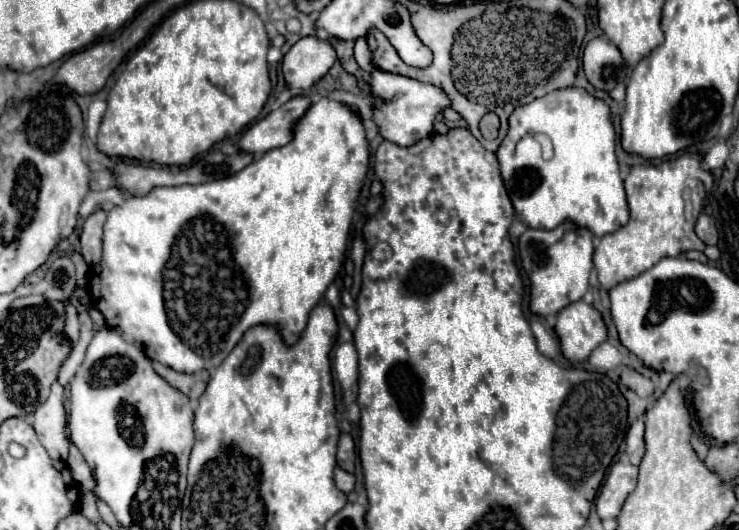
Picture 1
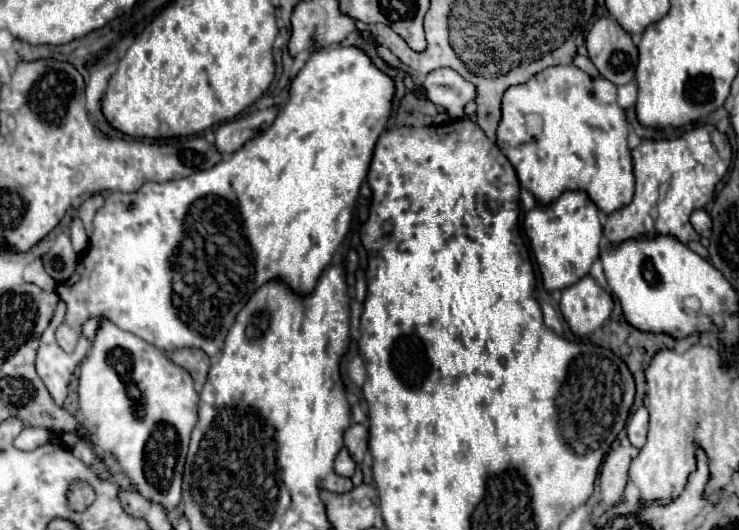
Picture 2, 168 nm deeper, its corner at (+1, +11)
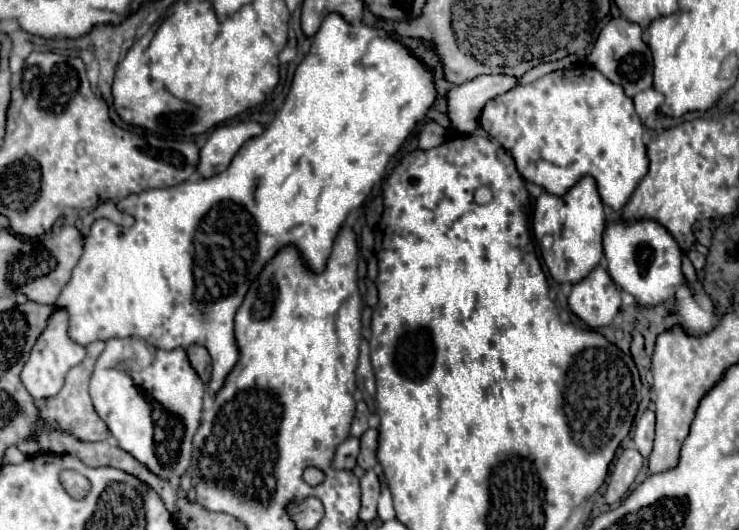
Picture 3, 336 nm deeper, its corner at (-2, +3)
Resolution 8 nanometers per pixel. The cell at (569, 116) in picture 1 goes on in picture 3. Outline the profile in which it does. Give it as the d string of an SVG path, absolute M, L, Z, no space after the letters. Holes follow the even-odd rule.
M580 63L574 69L548 73L528 85L518 85L504 95L490 99L480 115L482 129L498 139L508 153L512 153L520 175L526 181L532 181L546 189L548 193L566 193L580 177L592 175L598 183L598 191L604 205L610 205L614 211L620 211L640 179L648 173L648 157L644 145L644 127L640 117L634 111L632 99L624 89L608 81L596 67Z

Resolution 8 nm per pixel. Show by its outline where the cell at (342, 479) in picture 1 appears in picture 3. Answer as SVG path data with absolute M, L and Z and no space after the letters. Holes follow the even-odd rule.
M348 437L344 443L338 445L336 457L334 457L334 467L336 469L348 469L352 471L356 465L356 457L360 453L360 439L358 437Z

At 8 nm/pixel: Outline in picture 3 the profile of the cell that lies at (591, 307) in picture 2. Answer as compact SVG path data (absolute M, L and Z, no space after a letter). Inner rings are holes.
M596 267L582 281L574 283L568 297L570 309L592 329L610 325L620 309L620 289L604 267Z

